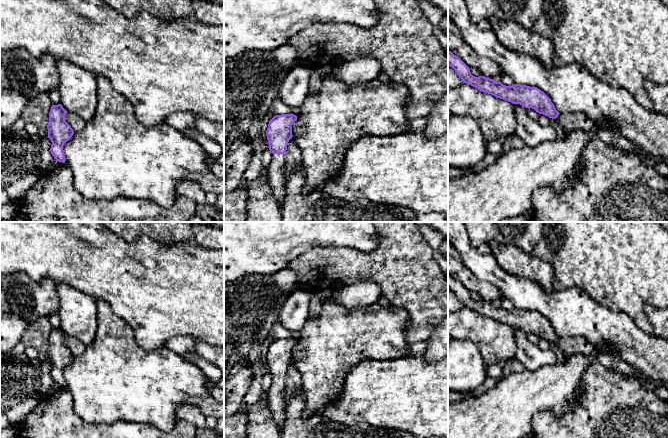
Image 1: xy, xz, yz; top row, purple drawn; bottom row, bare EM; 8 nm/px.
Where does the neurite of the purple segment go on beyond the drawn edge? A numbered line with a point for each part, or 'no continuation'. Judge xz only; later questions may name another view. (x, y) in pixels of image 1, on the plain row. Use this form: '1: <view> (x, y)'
1: xz (275, 394)

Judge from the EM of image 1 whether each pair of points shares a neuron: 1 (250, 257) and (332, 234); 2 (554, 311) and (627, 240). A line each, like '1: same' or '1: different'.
1: same
2: different

